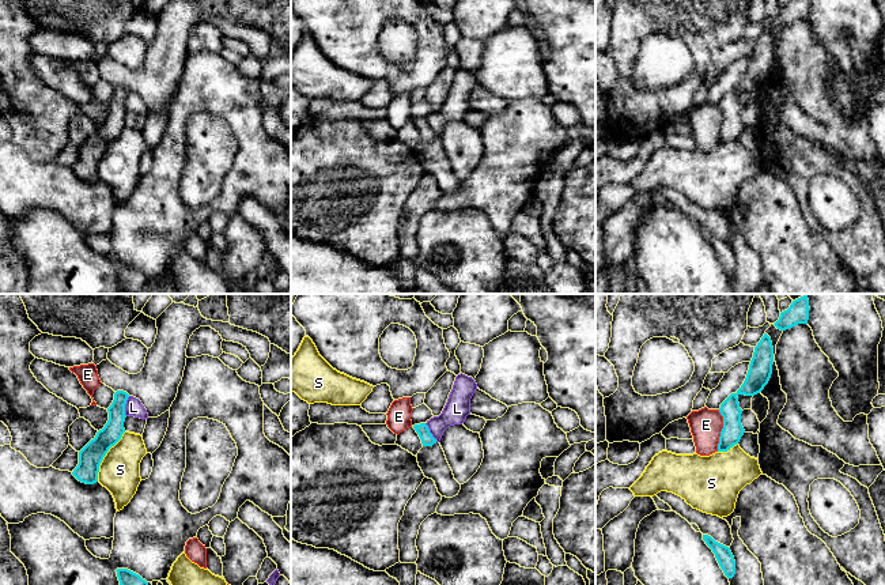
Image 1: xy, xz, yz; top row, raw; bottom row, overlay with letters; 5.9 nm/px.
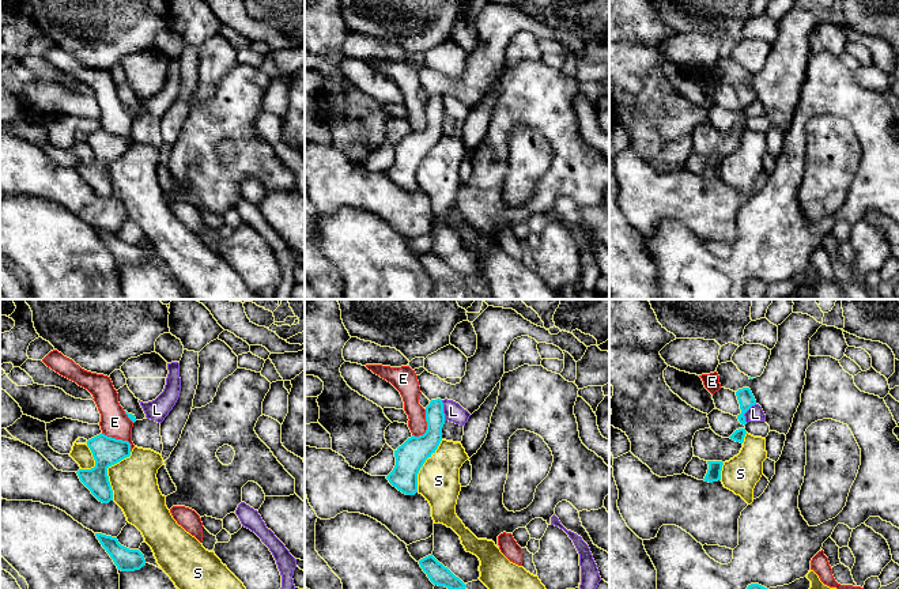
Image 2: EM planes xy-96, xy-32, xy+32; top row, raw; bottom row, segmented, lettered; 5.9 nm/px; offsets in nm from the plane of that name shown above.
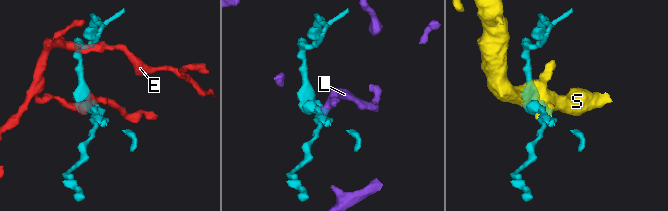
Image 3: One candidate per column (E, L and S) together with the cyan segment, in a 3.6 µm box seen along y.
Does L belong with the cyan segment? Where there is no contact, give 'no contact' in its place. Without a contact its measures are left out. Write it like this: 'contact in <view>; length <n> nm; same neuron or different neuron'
contact in xy; length 120 nm; different neuron

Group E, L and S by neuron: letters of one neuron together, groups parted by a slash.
E / L / S

